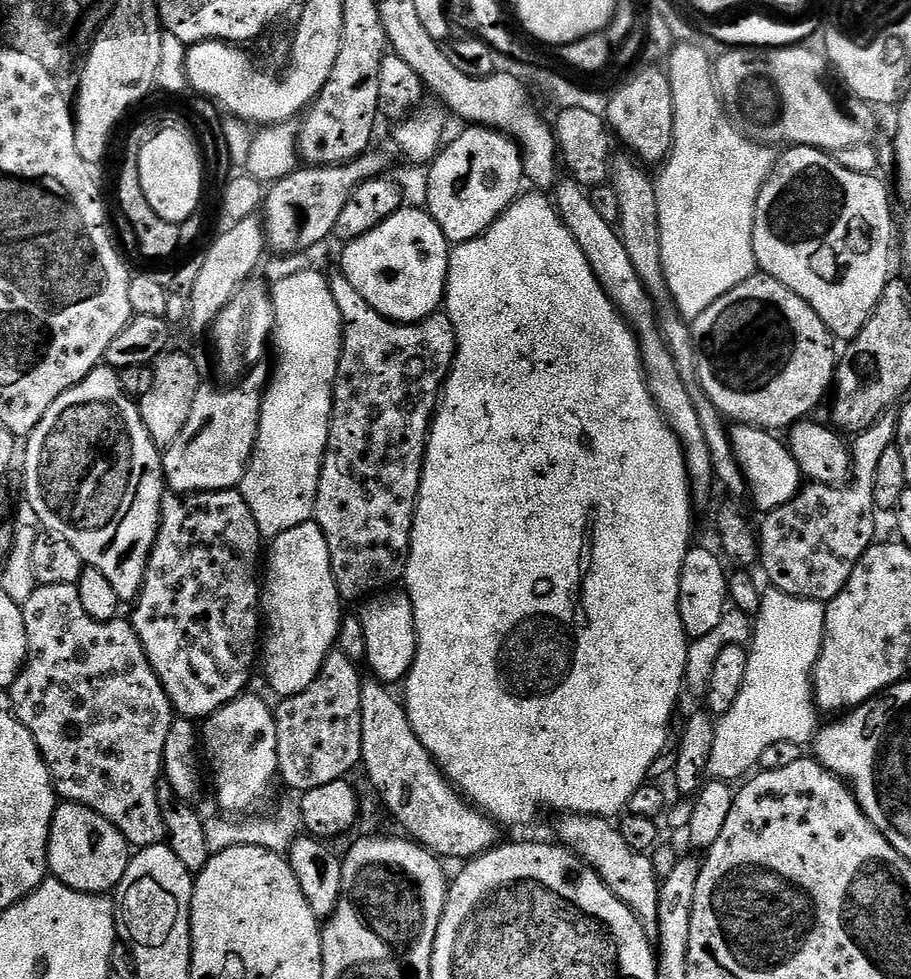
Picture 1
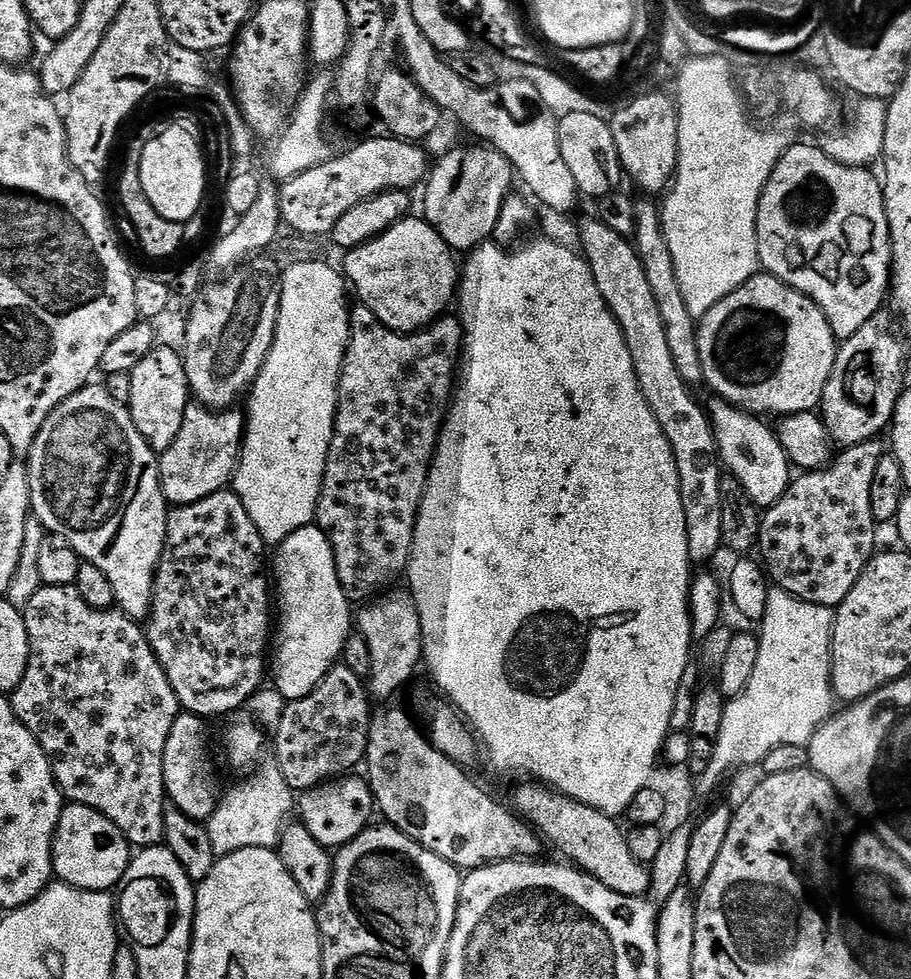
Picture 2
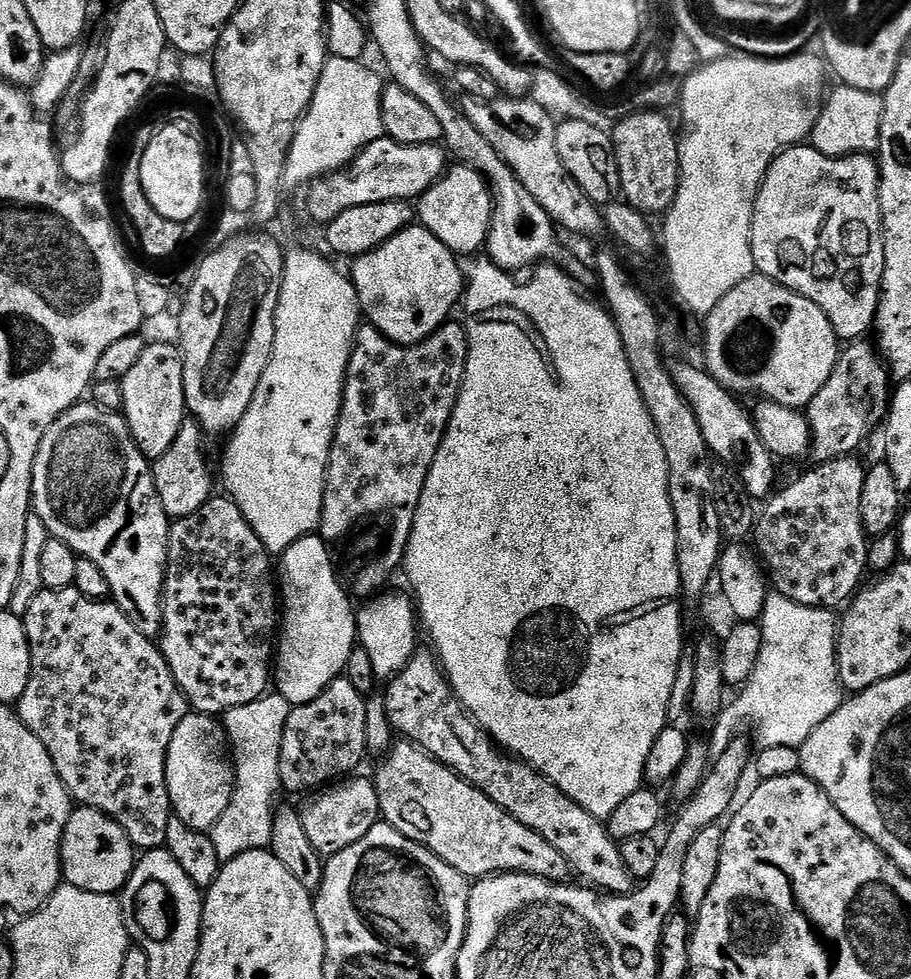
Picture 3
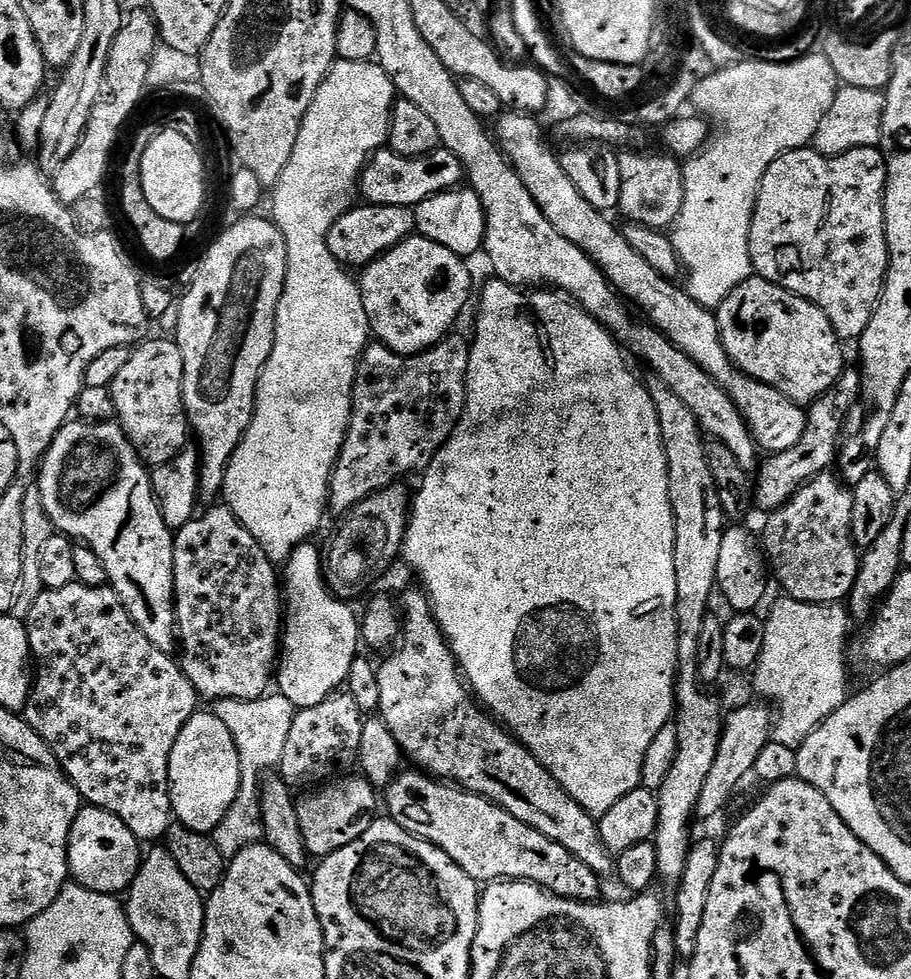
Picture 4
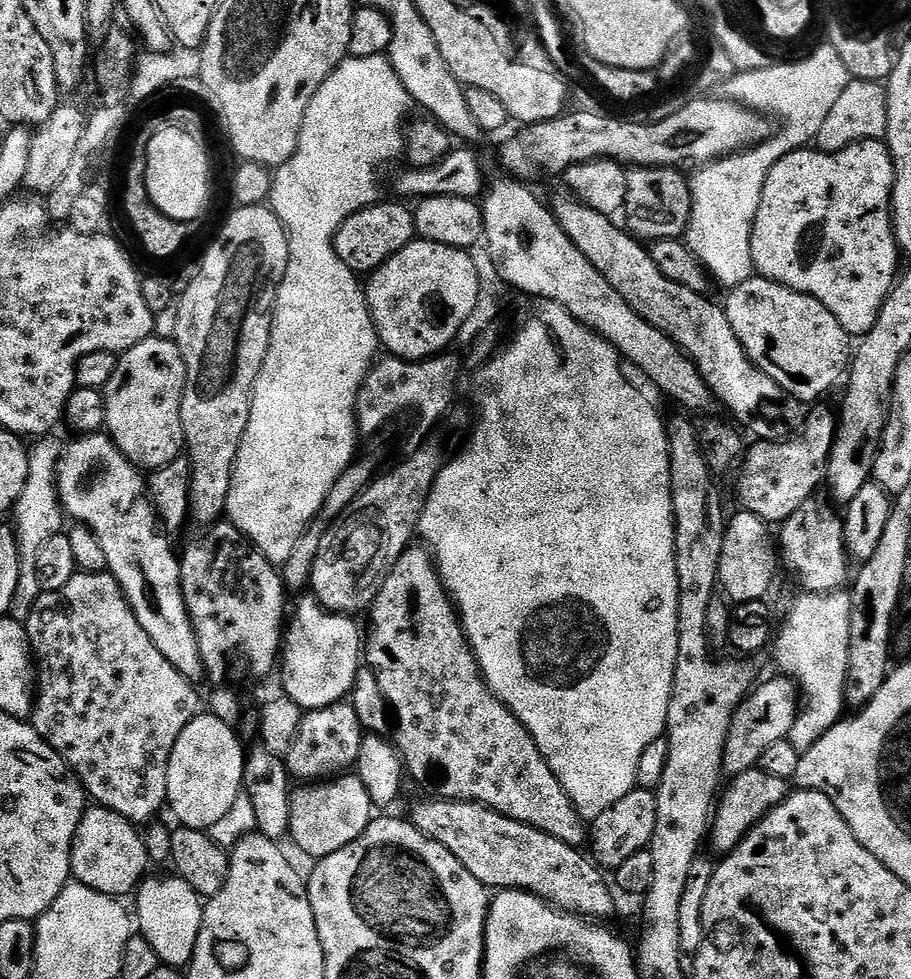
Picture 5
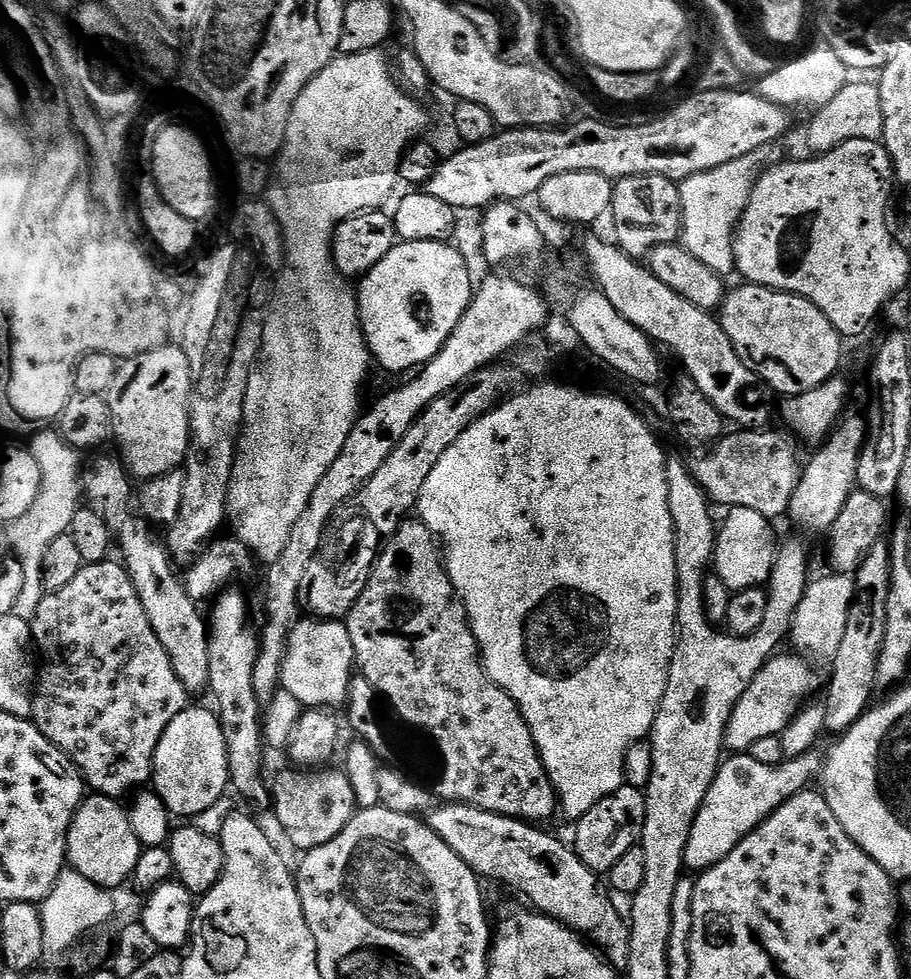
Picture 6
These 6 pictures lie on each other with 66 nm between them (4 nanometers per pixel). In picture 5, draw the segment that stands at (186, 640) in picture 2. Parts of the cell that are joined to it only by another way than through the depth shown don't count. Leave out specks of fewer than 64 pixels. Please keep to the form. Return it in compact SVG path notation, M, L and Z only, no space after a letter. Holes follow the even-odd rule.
M217 522L215 524L209 524L200 533L185 546L184 552L179 553L178 556L180 562L180 586L182 588L182 594L184 595L184 602L186 610L188 611L188 617L192 623L192 629L194 634L198 638L198 650L200 651L200 657L204 663L204 671L207 679L210 681L218 680L214 682L224 682L228 675L232 671L241 672L244 676L253 676L254 679L260 680L263 676L268 676L272 672L272 667L277 667L278 657L282 652L282 629L286 624L286 612L284 616L284 595L286 595L286 589L284 587L284 577L278 571L277 565L271 564L263 554L260 553L249 540L246 539L240 533L239 530L227 522Z

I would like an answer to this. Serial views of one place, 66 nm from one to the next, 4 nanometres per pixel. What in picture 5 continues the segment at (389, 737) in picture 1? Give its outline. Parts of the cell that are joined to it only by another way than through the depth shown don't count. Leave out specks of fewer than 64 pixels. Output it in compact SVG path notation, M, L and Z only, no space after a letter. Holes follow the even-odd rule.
M431 799L418 801L406 813L407 819L422 834L446 846L485 888L529 892L559 911L593 922L608 922L615 914L617 893L609 877L607 880L604 877L607 875L585 853L584 857L580 848L572 848L542 830L511 820L482 804Z

